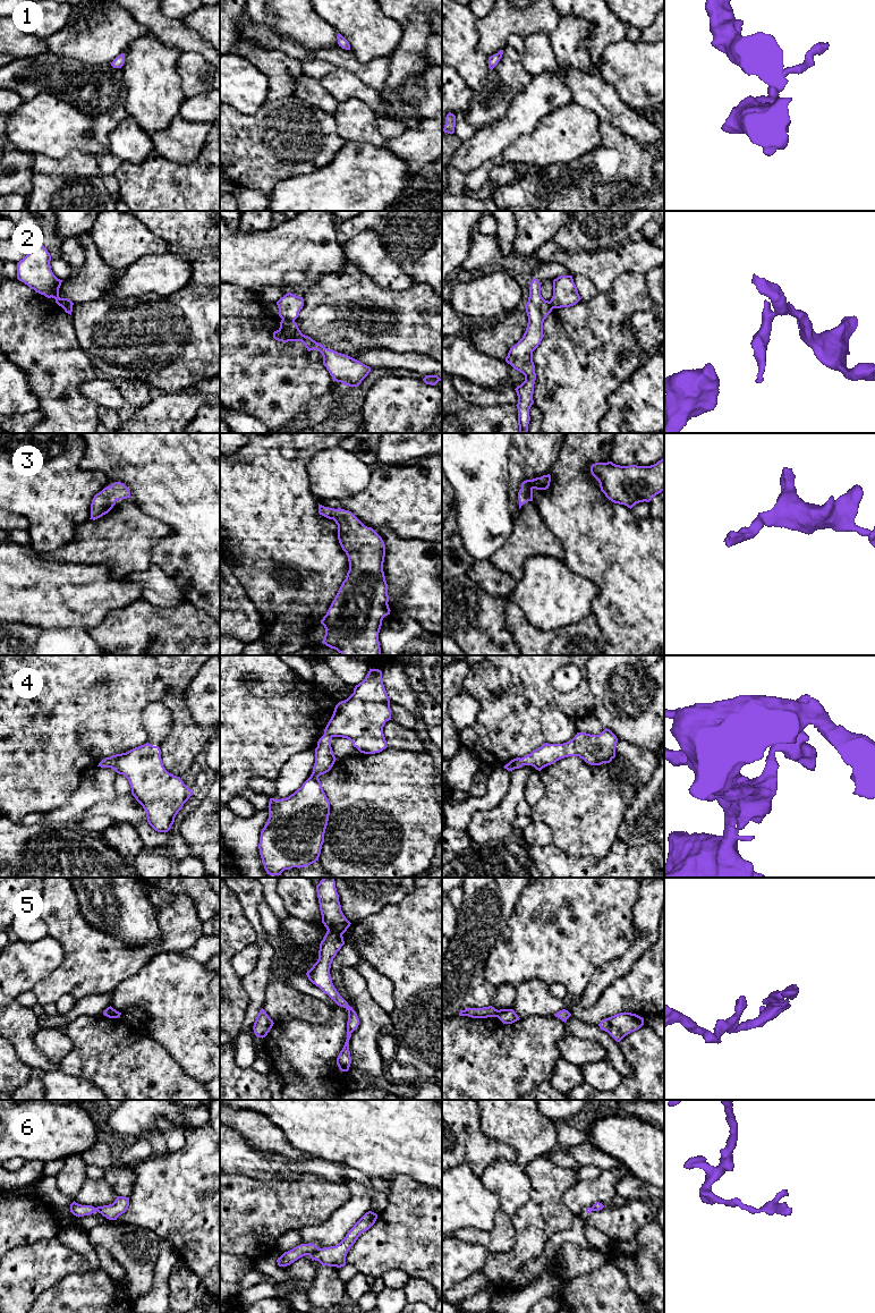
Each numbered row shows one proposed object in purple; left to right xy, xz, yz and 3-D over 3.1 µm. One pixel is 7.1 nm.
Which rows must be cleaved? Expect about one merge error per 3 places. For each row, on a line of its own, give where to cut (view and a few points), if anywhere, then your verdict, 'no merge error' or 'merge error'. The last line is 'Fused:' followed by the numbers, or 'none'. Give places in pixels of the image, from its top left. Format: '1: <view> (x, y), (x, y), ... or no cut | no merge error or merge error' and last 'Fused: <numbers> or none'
1: no cut | no merge error
2: xz (282, 318), (294, 321) | merge error
3: no cut | no merge error
4: no cut | no merge error
5: no cut | no merge error
6: xz (319, 1248), (308, 1254) | merge error
Fused: 2, 6

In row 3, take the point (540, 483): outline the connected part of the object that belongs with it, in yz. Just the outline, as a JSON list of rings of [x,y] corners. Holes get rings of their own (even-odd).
[[[543,475],[533,480],[526,480],[521,483],[521,489],[518,492],[519,509],[528,501],[533,501],[533,490],[546,490],[550,486],[551,475]]]

